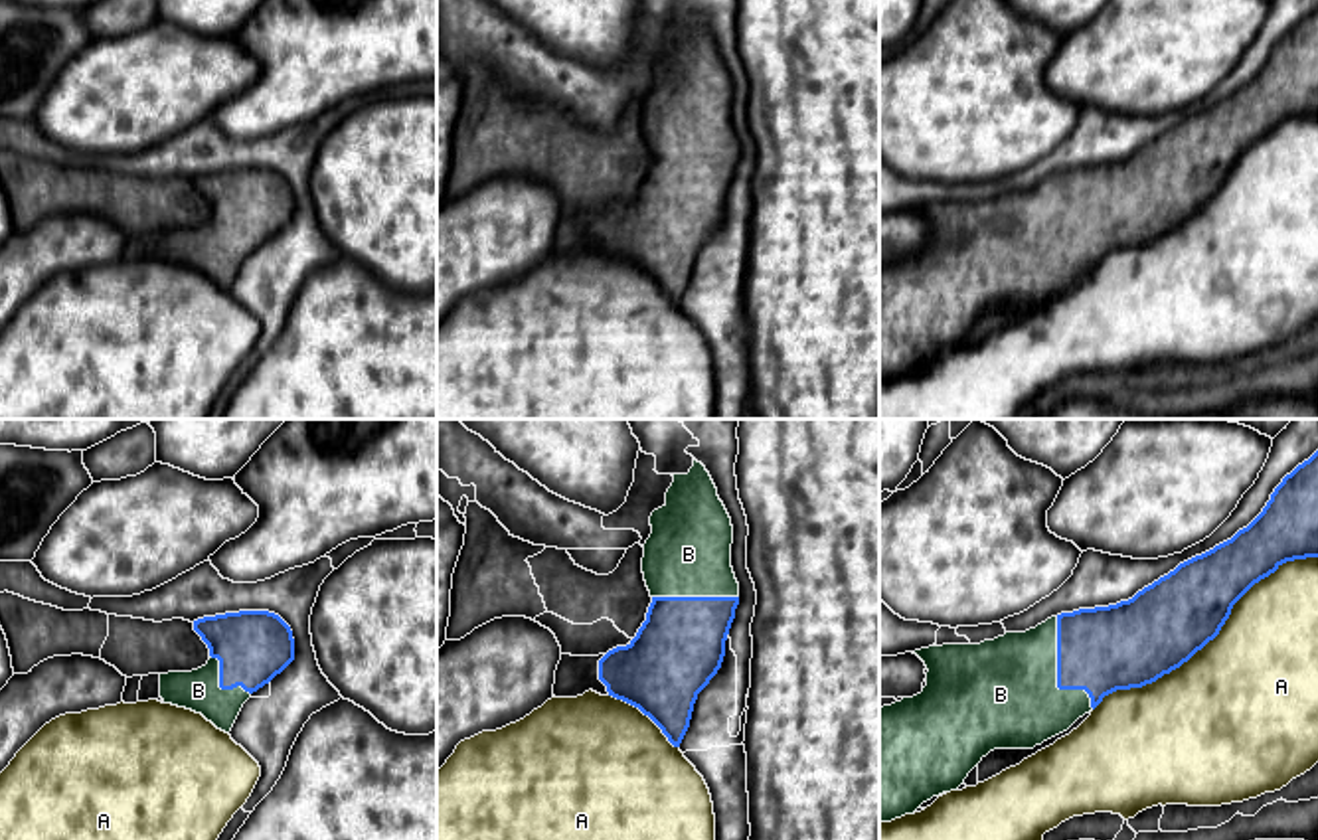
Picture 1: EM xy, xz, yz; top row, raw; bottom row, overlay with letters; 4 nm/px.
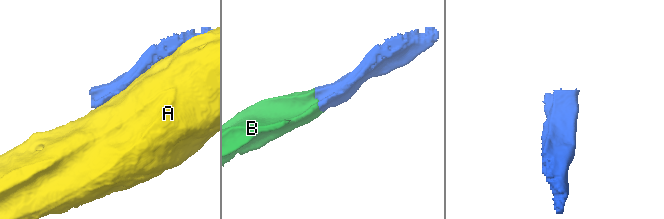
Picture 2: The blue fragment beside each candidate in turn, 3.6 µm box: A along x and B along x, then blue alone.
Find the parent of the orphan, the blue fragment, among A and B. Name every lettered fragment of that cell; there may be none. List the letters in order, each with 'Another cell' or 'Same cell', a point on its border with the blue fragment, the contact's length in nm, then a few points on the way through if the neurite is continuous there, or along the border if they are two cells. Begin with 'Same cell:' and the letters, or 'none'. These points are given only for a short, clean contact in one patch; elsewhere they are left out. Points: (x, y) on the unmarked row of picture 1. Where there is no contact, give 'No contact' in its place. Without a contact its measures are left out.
Same cell: B
A: Another cell. Touches blue at yz (1210, 196). Shared border 1100 nm
B: Same cell. Touches blue at yz (1058, 232). Shared border 400 nm

